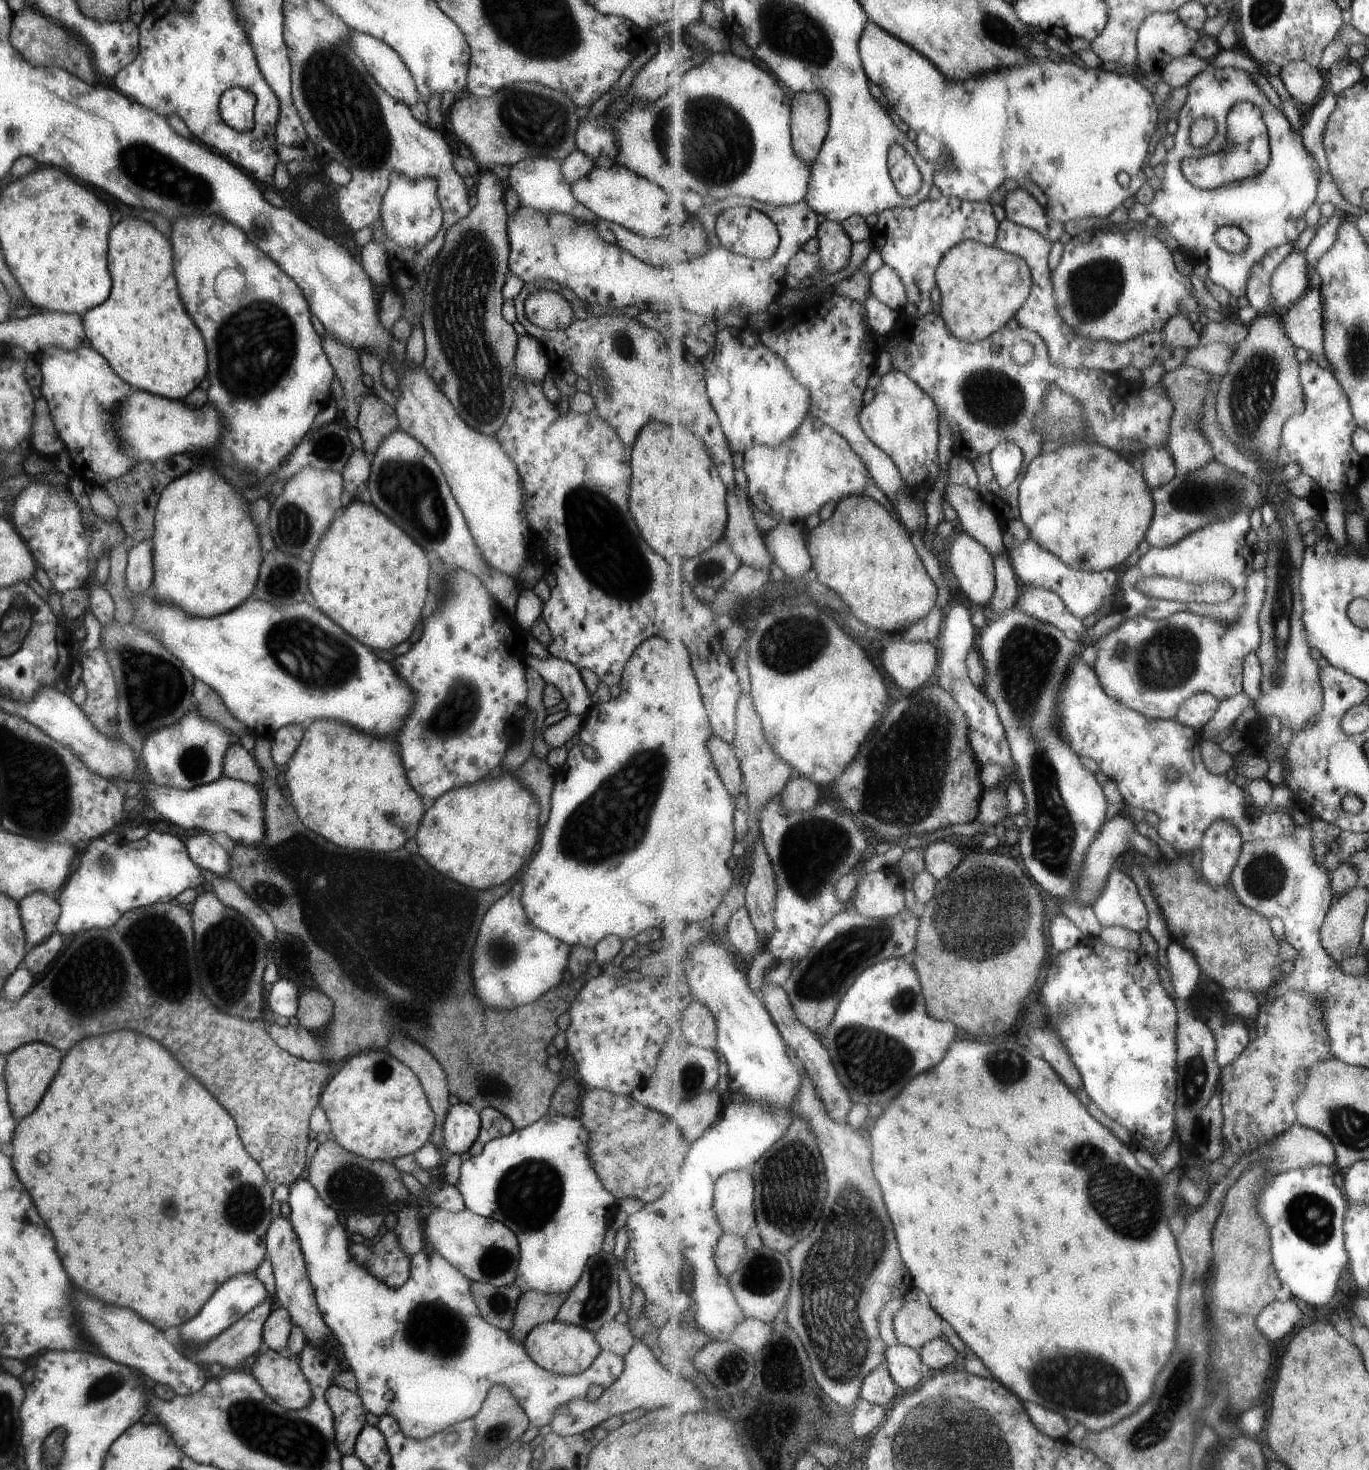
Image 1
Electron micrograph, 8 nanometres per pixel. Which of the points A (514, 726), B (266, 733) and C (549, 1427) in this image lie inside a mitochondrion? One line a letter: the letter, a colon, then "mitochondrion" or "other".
A: other
B: other
C: other

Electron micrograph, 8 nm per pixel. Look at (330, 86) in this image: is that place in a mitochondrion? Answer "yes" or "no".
yes

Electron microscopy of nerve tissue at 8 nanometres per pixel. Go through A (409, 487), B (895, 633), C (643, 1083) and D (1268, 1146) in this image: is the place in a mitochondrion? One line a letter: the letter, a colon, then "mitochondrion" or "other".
A: mitochondrion
B: other
C: other
D: other

